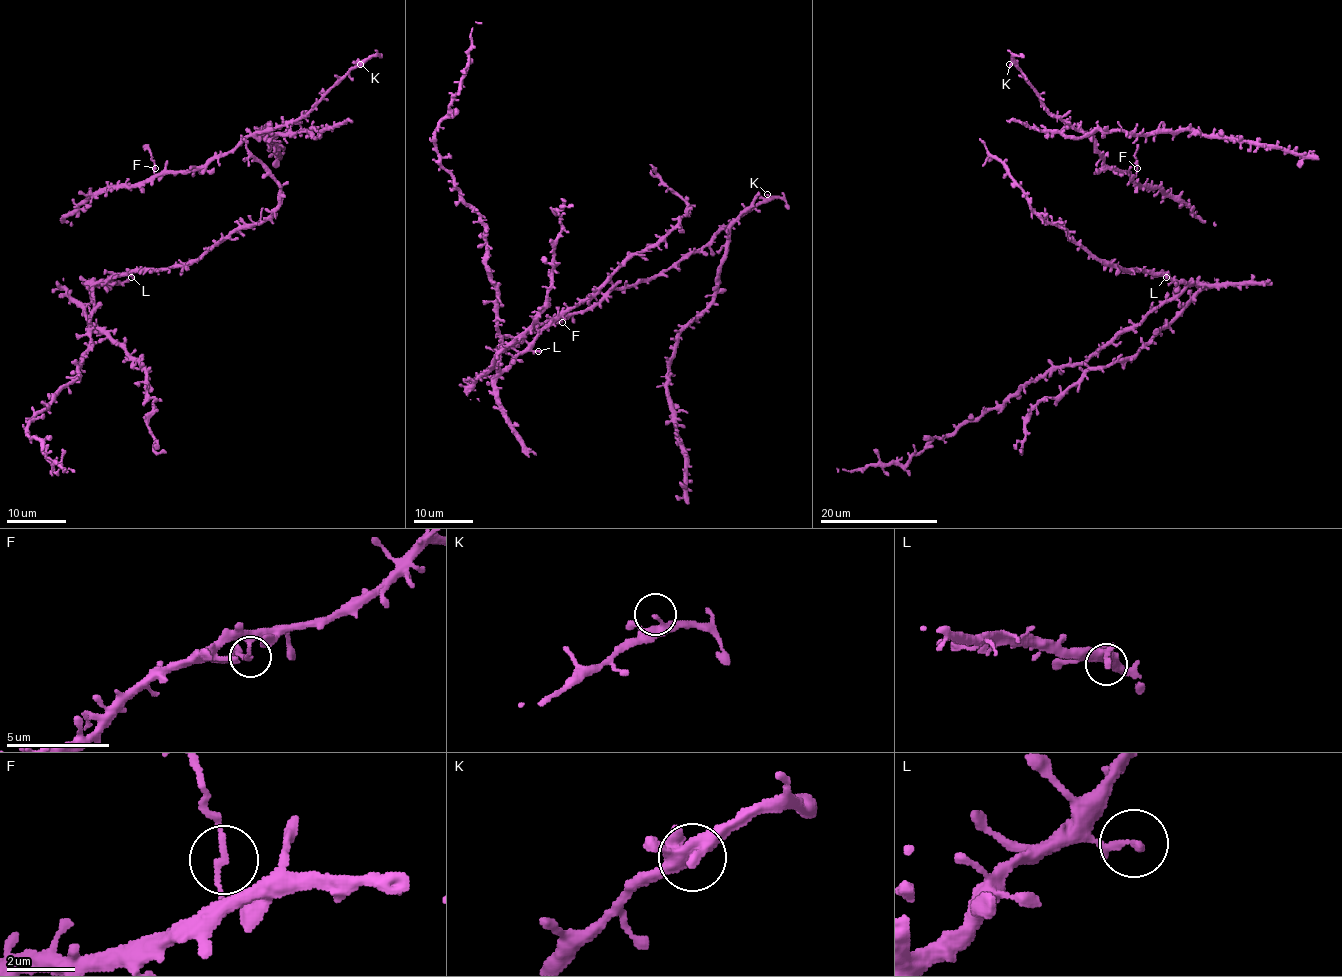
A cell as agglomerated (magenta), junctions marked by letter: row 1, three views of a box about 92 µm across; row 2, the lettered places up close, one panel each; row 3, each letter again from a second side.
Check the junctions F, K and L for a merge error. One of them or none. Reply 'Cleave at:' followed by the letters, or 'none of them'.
Cleave at: F

